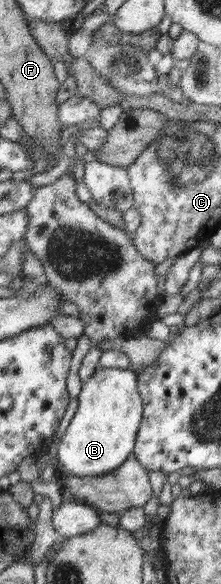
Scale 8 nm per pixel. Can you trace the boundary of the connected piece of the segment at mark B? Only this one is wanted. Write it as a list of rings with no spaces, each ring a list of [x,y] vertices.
[[[99,367],[84,382],[77,411],[57,447],[60,472],[97,477],[117,469],[132,454],[143,411],[136,374],[131,368]]]

